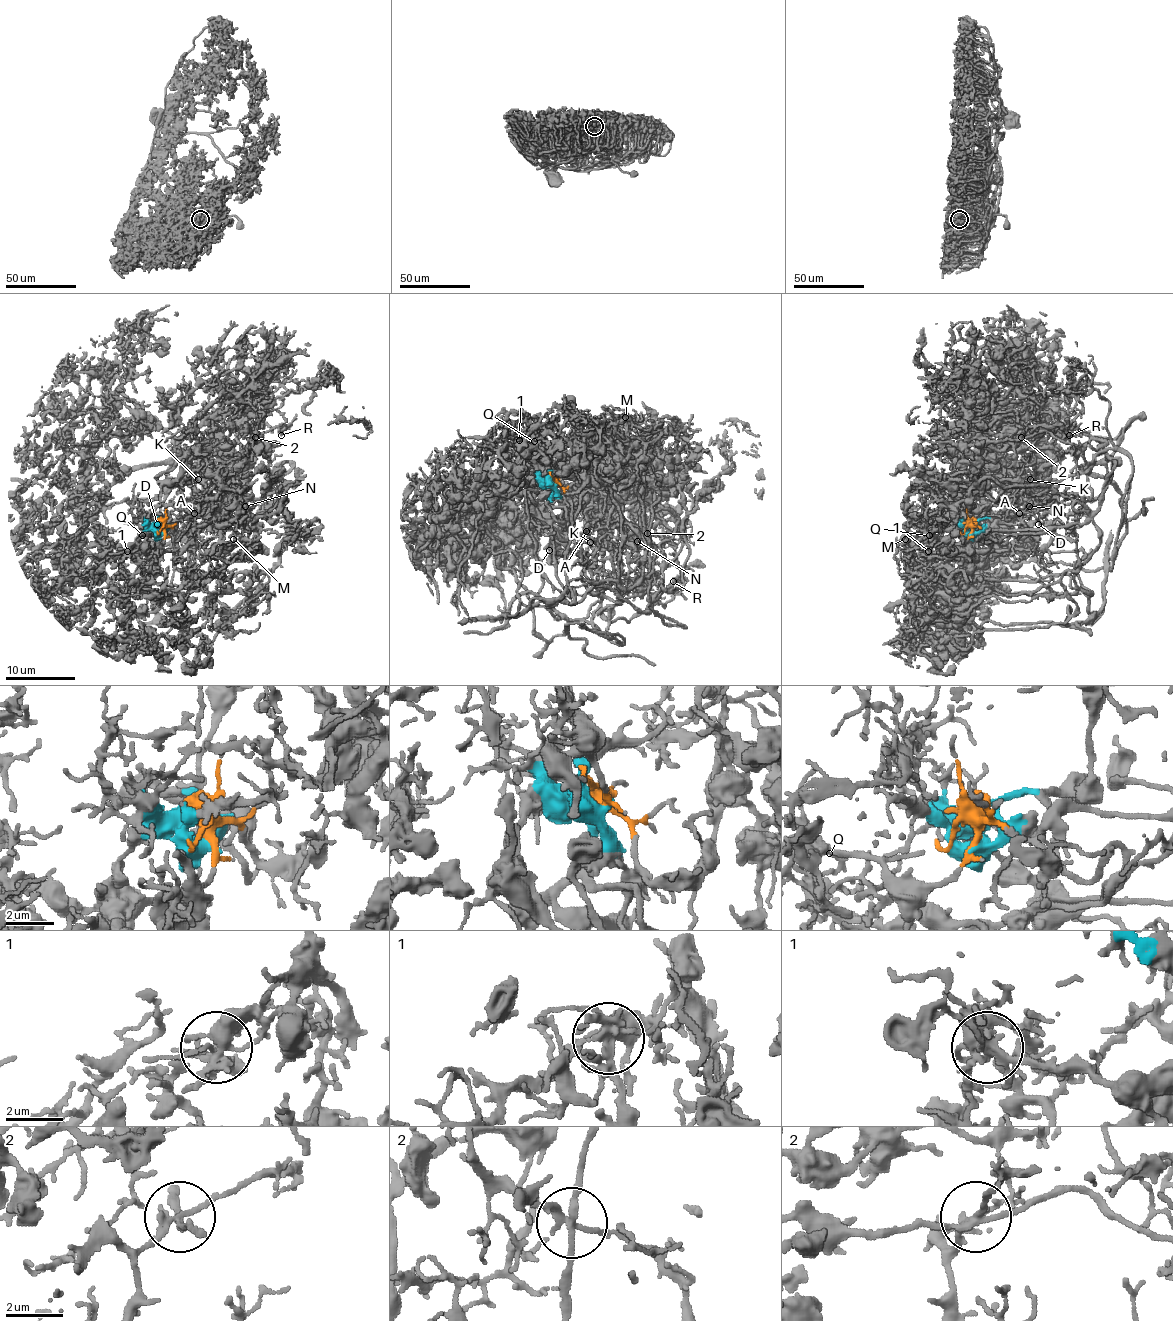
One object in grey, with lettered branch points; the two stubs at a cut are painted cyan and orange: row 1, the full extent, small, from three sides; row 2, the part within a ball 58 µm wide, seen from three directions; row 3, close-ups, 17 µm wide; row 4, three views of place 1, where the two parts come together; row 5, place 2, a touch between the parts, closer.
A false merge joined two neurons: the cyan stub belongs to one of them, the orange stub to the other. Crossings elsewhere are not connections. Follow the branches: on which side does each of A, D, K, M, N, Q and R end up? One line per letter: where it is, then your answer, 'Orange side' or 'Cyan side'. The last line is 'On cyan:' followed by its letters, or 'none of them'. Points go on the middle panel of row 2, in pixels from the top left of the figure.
A: Place: (586, 531). Orange side
D: Place: (549, 550). Orange side
K: Place: (590, 542). Orange side
M: Place: (625, 417). Cyan side
N: Place: (637, 541). Orange side
Q: Place: (534, 441). Cyan side
R: Place: (673, 581). Orange side
On cyan: M, Q

